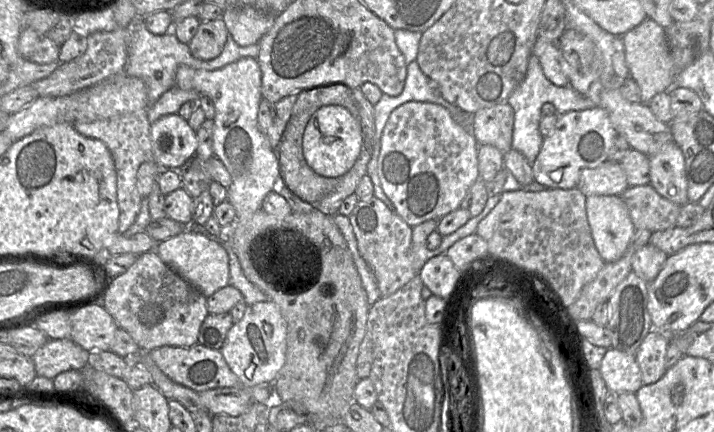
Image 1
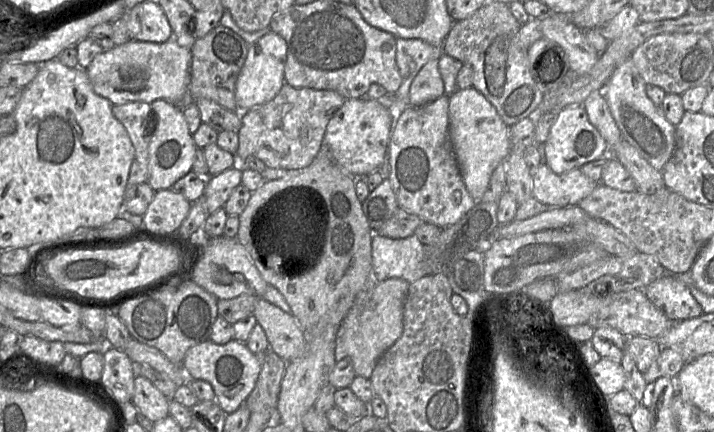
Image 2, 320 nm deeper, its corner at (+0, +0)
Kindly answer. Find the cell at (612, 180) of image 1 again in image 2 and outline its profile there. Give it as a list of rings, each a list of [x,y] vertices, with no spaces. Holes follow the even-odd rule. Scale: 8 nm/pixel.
[[[540,164],[532,175],[532,194],[548,207],[575,206],[597,186],[579,168],[556,174],[547,164]]]

